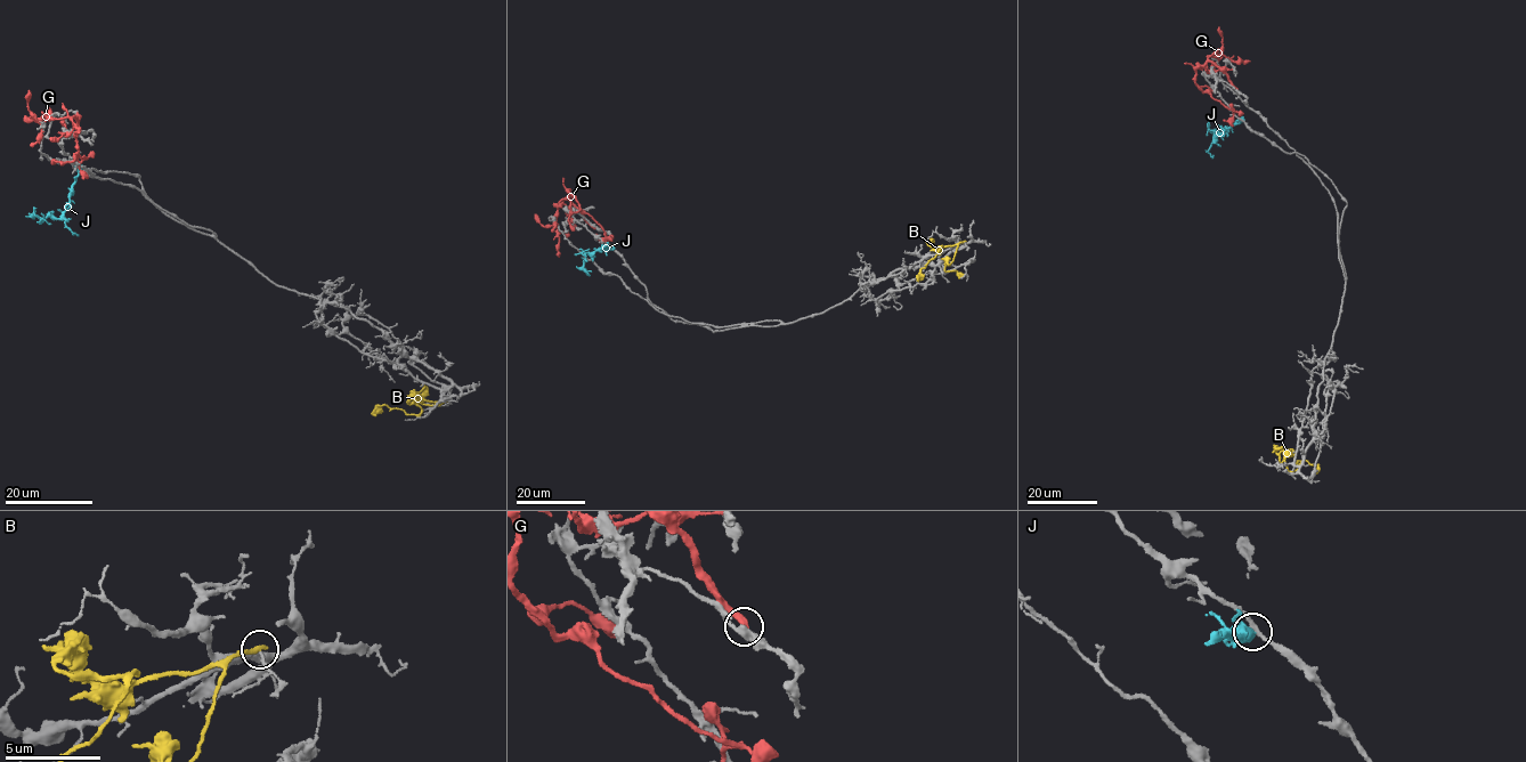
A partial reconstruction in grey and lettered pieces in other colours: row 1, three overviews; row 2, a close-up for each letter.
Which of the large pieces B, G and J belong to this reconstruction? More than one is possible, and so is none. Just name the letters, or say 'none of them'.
none of them

